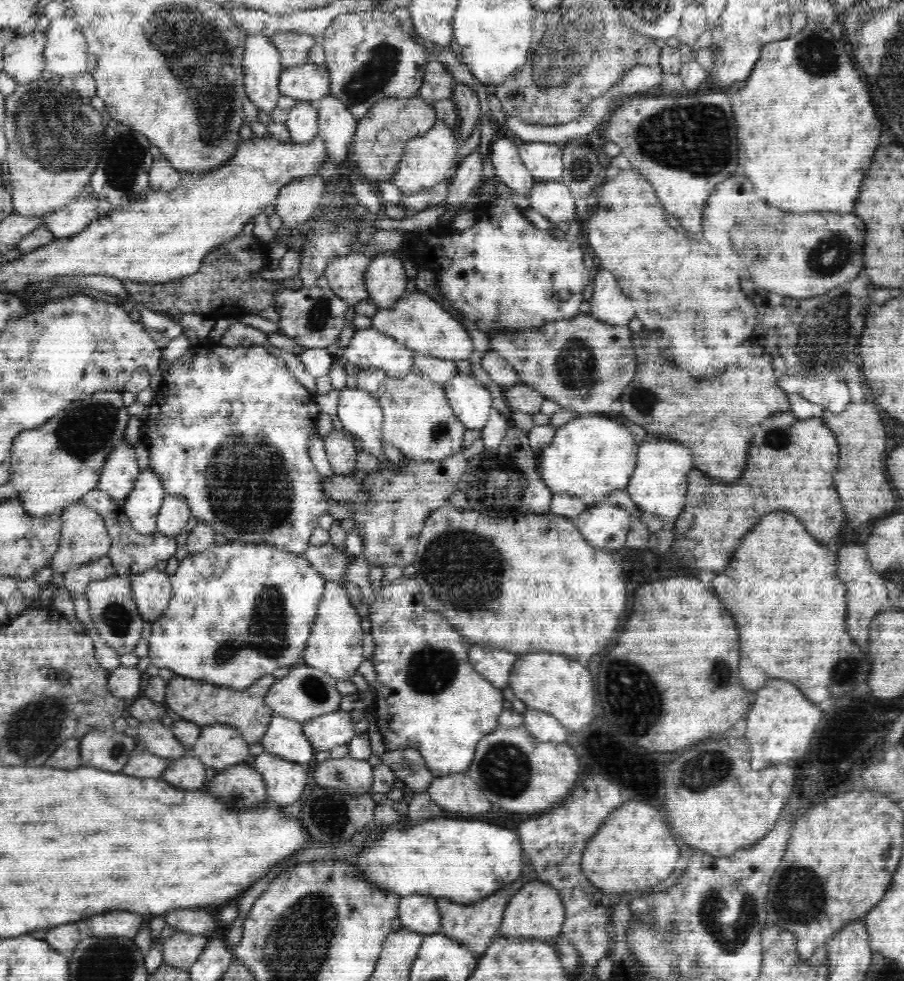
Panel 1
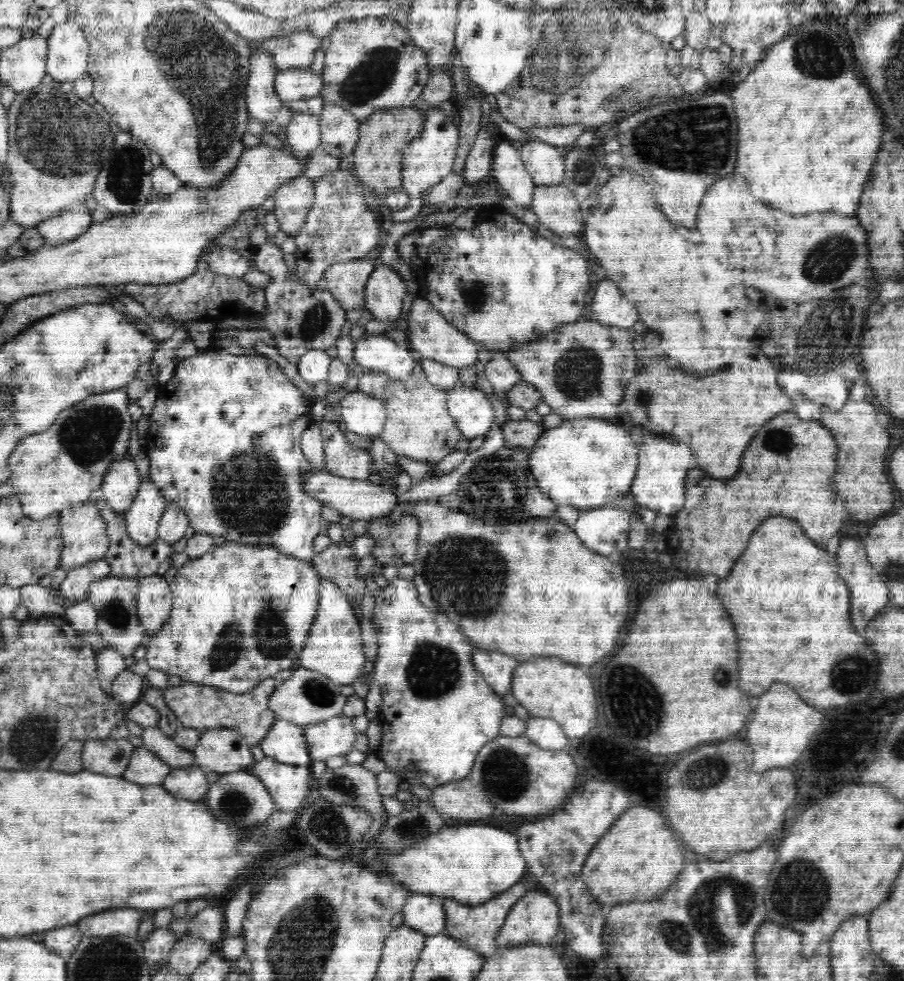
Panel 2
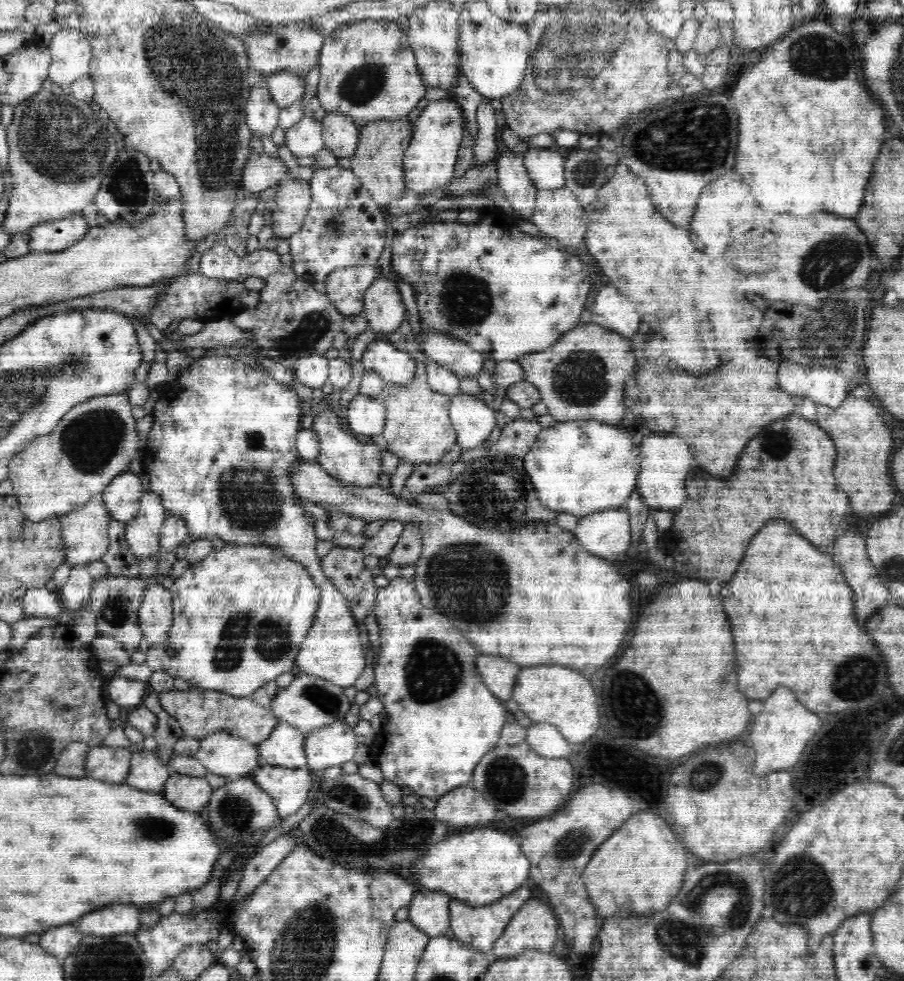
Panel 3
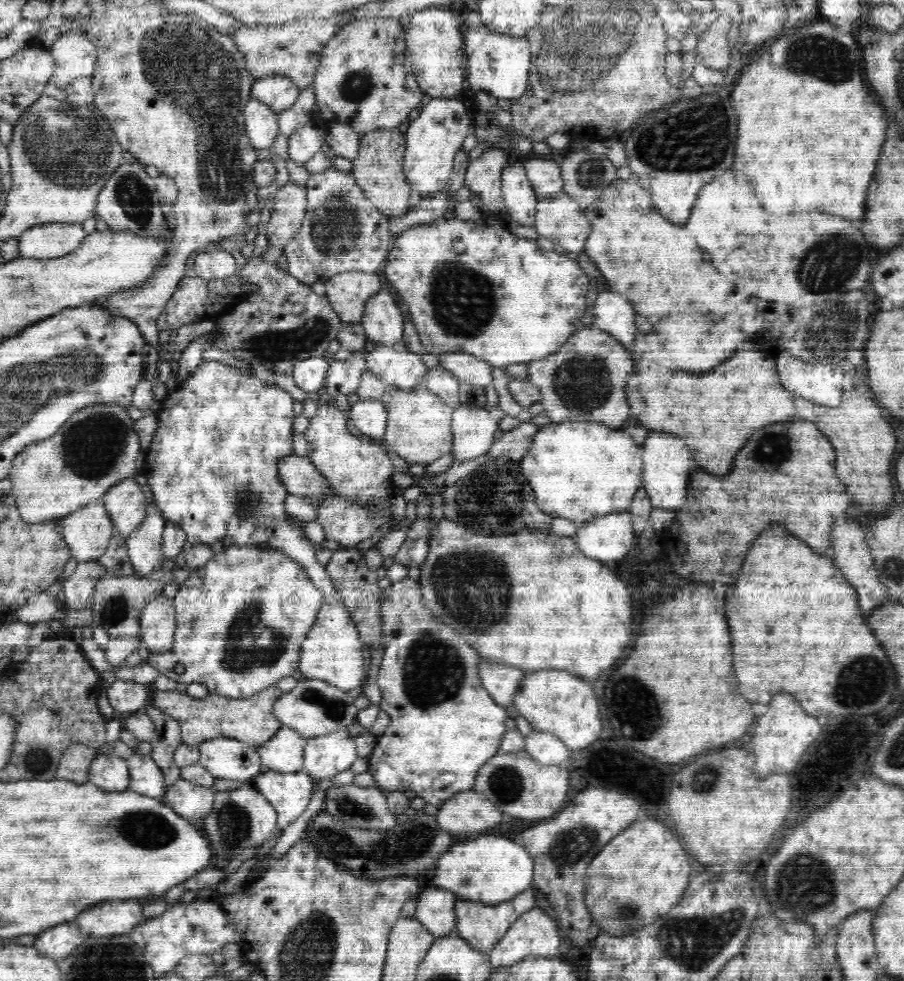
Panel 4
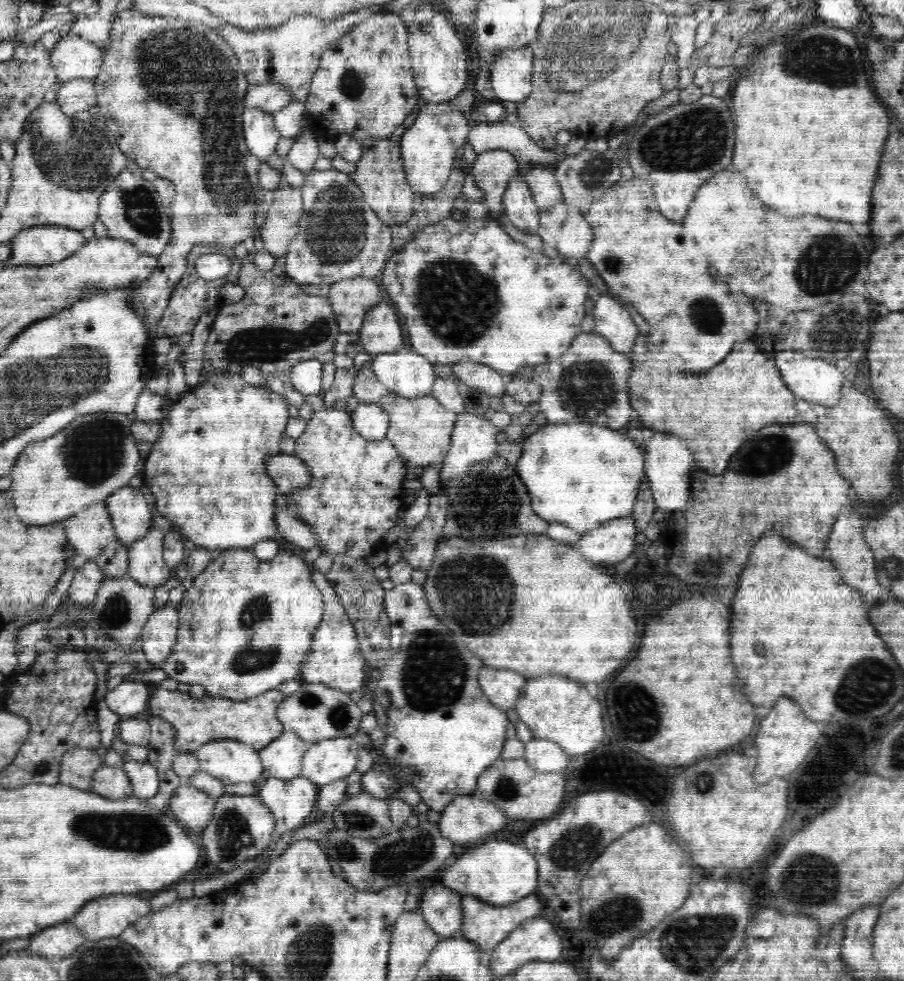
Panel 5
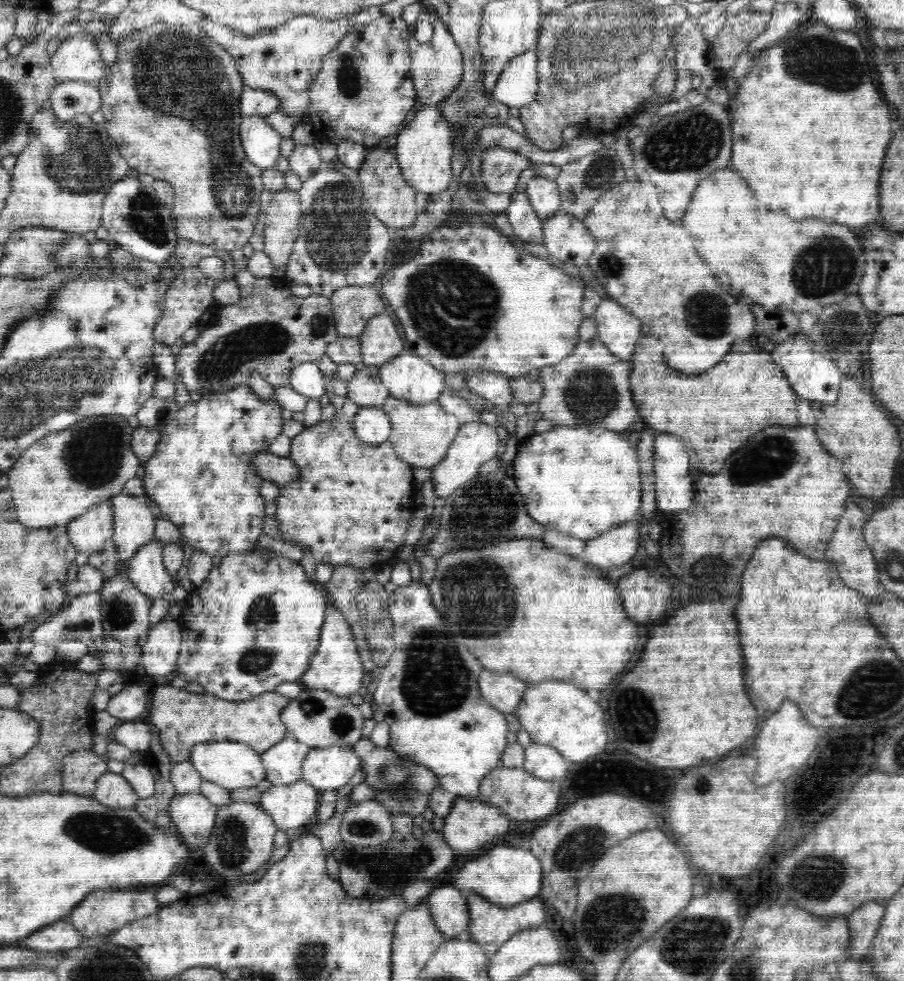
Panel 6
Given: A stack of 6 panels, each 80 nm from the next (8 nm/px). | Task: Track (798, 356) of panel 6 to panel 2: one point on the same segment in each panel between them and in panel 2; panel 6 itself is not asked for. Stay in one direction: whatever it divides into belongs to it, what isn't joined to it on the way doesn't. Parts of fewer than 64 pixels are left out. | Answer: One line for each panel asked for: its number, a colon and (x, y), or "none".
2: (824, 389)
3: (821, 385)
4: (822, 384)
5: (815, 380)

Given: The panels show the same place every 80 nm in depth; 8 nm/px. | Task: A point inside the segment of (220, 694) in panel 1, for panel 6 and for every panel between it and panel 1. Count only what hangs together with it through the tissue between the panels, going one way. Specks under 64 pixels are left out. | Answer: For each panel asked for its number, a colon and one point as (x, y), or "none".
2: (203, 707)
3: (199, 712)
4: (251, 720)
5: (254, 721)
6: (182, 719)

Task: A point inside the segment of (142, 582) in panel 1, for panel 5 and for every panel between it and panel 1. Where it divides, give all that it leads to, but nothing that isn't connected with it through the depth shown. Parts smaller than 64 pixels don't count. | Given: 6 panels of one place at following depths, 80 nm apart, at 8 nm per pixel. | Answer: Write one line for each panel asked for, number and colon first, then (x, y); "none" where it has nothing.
2: (154, 598)
3: (155, 615)
4: (158, 623)
5: (159, 635)

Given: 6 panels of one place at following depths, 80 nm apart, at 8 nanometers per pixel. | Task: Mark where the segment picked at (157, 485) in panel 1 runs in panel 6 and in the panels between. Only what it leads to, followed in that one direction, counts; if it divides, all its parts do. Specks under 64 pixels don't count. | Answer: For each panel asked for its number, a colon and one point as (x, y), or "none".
2: (142, 518)
3: (142, 534)
4: (143, 546)
5: (146, 564)
6: (145, 569)

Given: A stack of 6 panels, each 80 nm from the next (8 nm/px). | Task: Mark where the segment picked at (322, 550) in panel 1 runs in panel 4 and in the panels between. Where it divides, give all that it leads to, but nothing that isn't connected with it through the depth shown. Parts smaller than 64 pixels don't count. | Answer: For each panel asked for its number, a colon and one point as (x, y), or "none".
2: (338, 563)
3: (345, 567)
4: (358, 584)

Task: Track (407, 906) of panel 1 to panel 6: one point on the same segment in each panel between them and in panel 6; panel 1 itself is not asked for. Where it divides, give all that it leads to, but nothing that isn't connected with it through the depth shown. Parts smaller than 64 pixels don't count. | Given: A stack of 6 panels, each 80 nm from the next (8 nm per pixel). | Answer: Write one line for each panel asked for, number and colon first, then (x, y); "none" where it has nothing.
2: (425, 913)
3: (429, 911)
4: (435, 911)
5: (441, 906)
6: (448, 906)

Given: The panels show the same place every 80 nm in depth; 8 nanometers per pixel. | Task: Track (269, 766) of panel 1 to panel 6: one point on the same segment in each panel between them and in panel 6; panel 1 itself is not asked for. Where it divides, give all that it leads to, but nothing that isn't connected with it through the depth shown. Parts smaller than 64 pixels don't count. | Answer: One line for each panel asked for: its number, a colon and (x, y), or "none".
2: (287, 784)
3: (288, 787)
4: (289, 793)
5: (292, 800)
6: (291, 806)

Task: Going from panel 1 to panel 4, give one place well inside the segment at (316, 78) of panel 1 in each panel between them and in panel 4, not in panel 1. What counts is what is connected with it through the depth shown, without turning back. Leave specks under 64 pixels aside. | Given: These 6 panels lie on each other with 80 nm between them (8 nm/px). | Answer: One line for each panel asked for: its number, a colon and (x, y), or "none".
2: (295, 84)
3: (286, 87)
4: (278, 92)

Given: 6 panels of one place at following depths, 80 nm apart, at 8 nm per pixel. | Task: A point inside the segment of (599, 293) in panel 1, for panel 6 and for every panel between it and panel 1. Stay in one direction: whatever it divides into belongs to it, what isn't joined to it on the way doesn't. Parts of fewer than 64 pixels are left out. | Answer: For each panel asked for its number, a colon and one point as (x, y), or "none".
2: (609, 307)
3: (611, 310)
4: (613, 314)
5: (612, 321)
6: (619, 330)

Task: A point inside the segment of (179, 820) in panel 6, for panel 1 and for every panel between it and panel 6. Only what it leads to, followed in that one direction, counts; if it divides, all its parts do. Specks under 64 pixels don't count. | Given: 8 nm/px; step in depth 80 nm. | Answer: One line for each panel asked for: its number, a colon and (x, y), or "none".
1: (189, 771)
2: (191, 783)
3: (185, 791)
4: (194, 802)
5: (193, 807)

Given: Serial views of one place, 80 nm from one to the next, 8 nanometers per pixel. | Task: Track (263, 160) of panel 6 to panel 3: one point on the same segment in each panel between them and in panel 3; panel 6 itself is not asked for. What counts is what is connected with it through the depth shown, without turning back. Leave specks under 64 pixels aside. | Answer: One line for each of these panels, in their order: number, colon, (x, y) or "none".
3: (262, 114)
4: (261, 123)
5: (261, 136)

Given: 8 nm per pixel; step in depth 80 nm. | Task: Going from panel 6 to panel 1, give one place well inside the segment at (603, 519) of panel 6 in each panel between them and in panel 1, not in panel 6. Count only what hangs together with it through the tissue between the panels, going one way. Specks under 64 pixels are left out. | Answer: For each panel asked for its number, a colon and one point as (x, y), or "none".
1: (592, 455)
2: (587, 462)
3: (579, 467)
4: (579, 470)
5: (580, 474)

